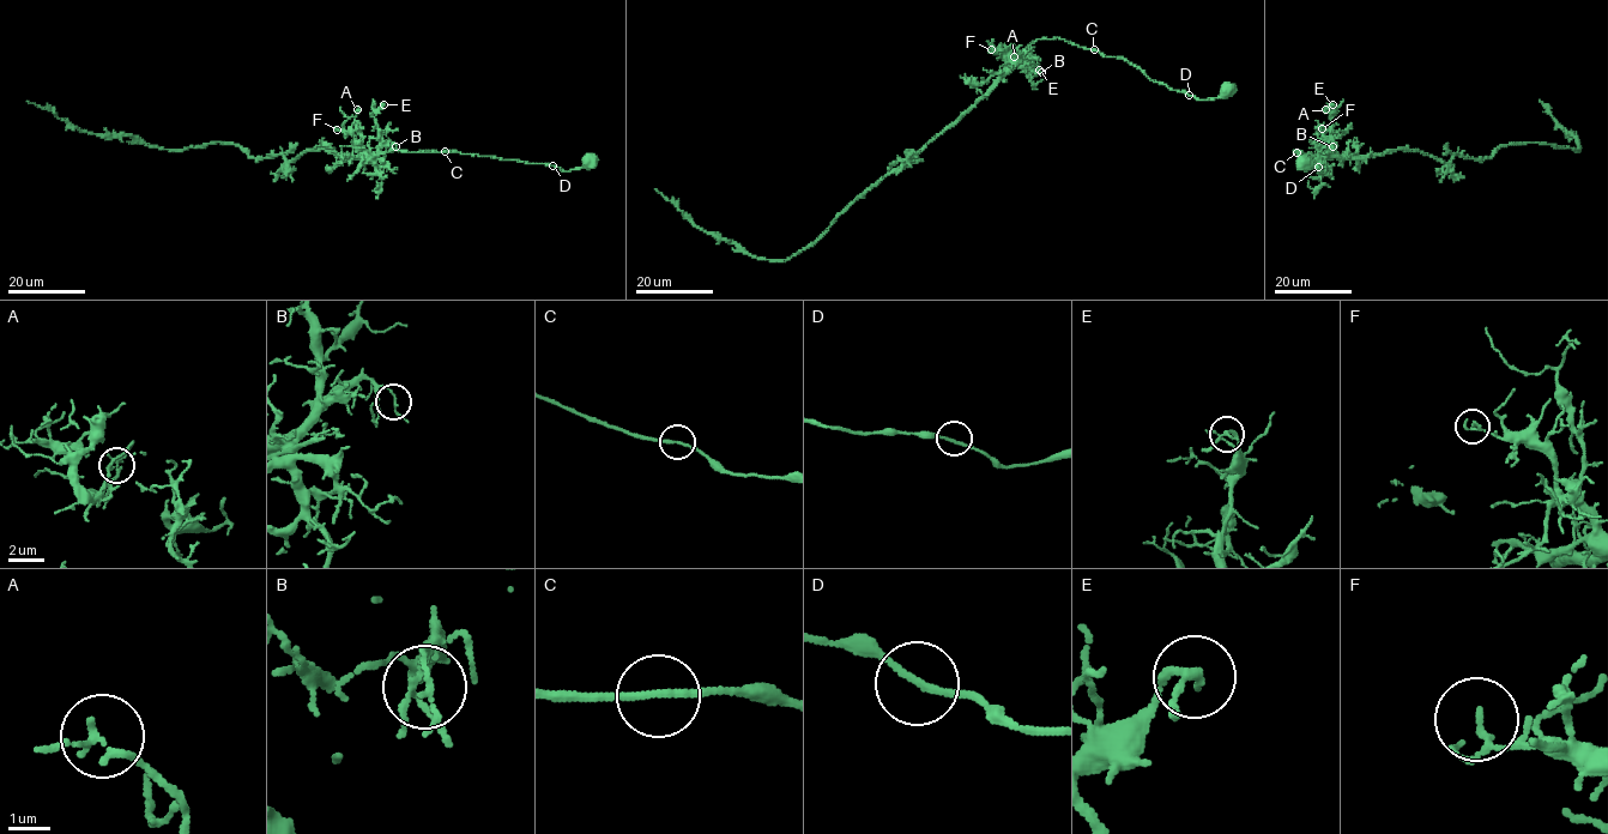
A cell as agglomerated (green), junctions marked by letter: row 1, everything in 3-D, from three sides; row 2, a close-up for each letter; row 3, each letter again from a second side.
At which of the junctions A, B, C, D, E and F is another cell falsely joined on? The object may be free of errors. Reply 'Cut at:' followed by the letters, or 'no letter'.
Cut at: no letter

